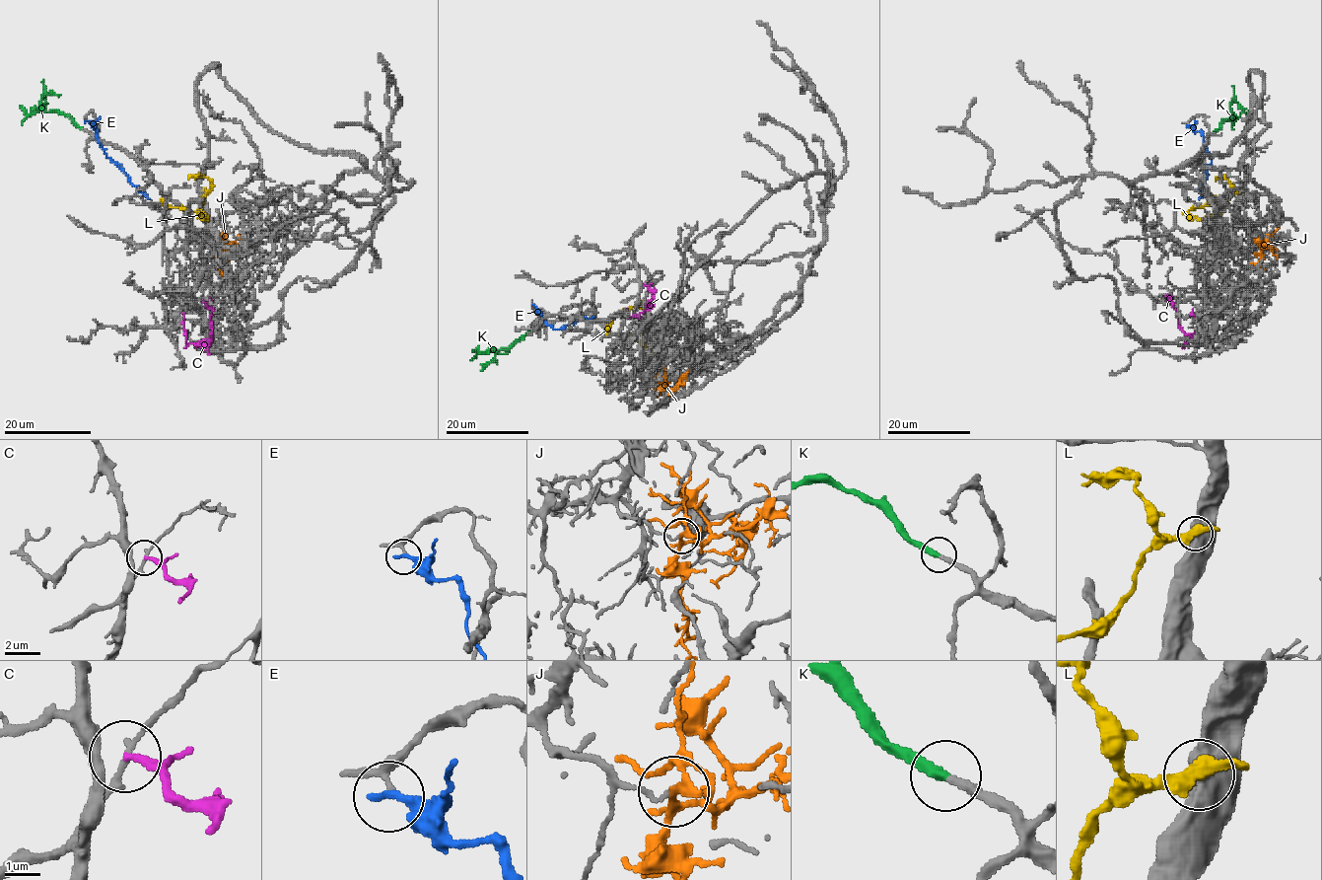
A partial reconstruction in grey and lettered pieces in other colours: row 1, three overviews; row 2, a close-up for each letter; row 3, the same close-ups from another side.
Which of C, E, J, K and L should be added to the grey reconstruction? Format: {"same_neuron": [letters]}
{"same_neuron": ["K"]}

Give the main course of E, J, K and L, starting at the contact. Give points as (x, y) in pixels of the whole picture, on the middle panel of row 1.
E: (534, 306), (545, 322), (553, 329), (592, 317)
J: (662, 376), (680, 382), (668, 396)
K: (530, 330), (507, 349), (490, 348), (494, 358), (481, 371)
L: (646, 359), (648, 350), (642, 341), (648, 314), (644, 310), (636, 306), (626, 308), (606, 332)

